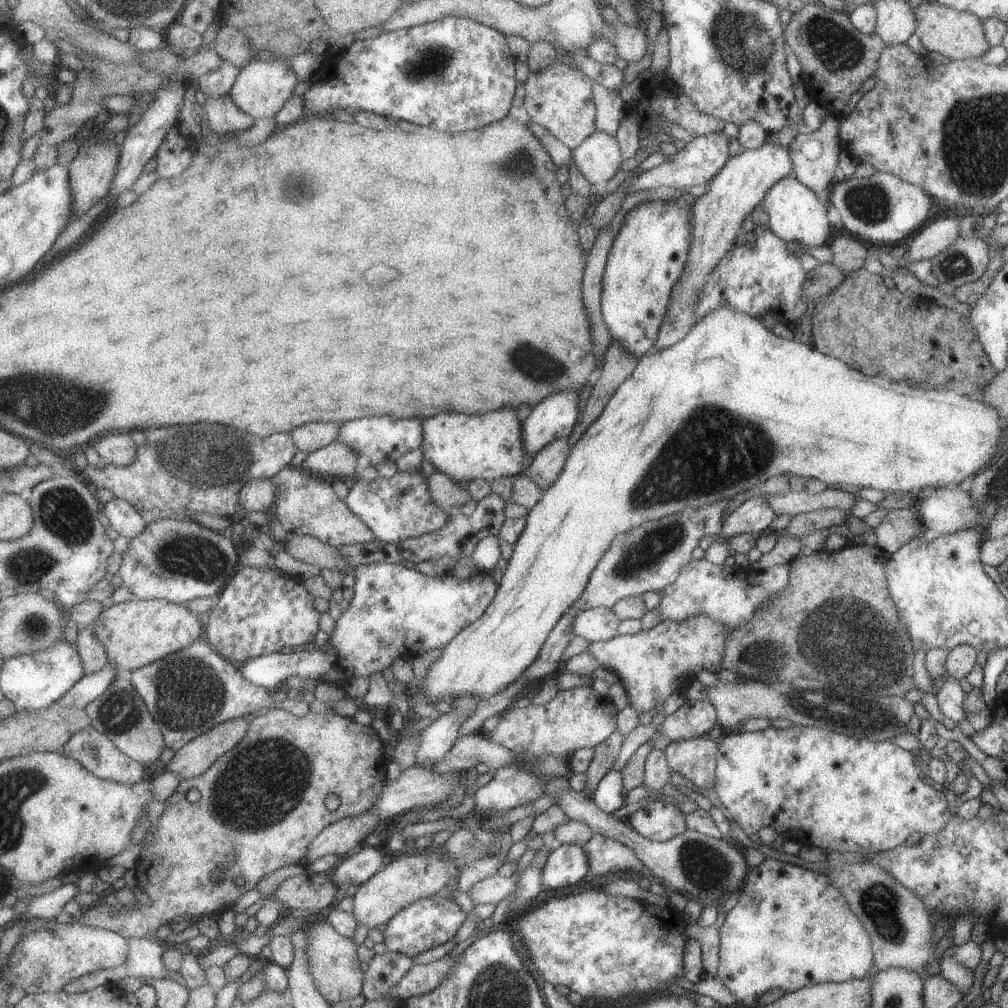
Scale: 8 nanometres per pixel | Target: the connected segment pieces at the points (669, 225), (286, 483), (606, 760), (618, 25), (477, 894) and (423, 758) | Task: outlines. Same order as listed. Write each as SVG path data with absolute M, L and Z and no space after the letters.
M680 199L646 200L637 204L624 216L624 224L610 248L607 267L602 280L601 308L604 322L613 340L624 346L632 356L640 358L656 344L671 300L671 292L683 276L692 244L694 214Z
M296 465L285 468L273 479L279 489L279 503L274 512L289 534L312 535L335 547L364 544L378 538L364 519L350 508L347 500L338 496L333 480Z
M616 729L604 742L595 746L594 758L592 758L592 764L588 772L590 782L588 782L585 794L590 800L594 798L598 783L612 770L614 762L618 760L623 738L620 730Z
M610 6L604 7L602 12L604 20L608 24L612 24L612 28L616 28L613 46L618 49L619 56L632 62L642 60L648 52L647 32L644 32L642 28L638 28L638 26L628 26L620 18L620 14Z
M497 874L476 883L468 893L475 904L500 904L519 889L519 881Z
M466 694L450 703L452 710L434 721L424 732L422 746L418 750L418 766L436 770L434 766L452 752L459 740L462 724L474 715L482 700L482 696Z

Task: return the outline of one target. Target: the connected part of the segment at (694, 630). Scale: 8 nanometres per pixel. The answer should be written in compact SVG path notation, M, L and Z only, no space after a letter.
M698 614L682 622L664 620L646 632L640 630L635 634L593 642L589 651L604 668L618 675L629 705L636 710L636 714L642 714L658 711L674 692L685 691L691 681L696 679L697 672L708 671L715 675L720 672L724 646L730 633L728 626Z

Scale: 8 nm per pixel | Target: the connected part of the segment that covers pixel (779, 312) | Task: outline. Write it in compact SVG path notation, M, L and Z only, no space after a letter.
M756 227L751 239L746 246L734 246L706 278L704 290L698 292L694 304L696 318L701 319L722 304L730 304L740 312L763 320L764 326L771 329L778 322L798 323L806 314L809 303L802 300L802 290L807 272L799 257L788 252L786 241L770 229Z

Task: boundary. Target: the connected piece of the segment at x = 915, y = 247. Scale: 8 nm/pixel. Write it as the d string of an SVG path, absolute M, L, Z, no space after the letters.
M950 215L947 218L928 220L923 227L904 241L908 244L906 258L908 260L926 260L946 250L960 238L960 222L962 217Z

